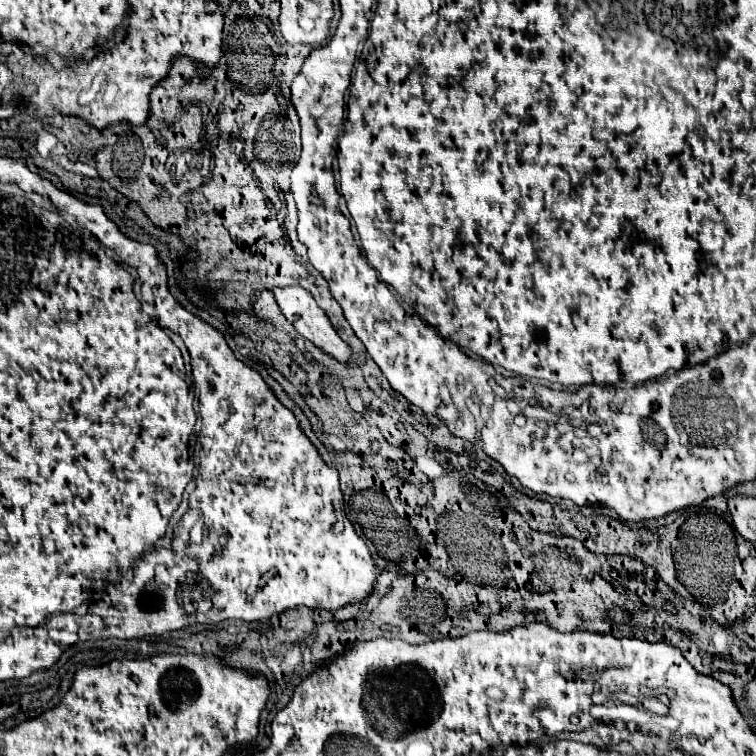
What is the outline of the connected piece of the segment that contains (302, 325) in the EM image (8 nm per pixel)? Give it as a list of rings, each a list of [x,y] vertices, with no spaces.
[[[283,287],[273,289],[273,295],[281,307],[281,313],[297,329],[297,333],[301,333],[329,357],[337,359],[343,365],[349,365],[351,349],[339,339],[327,315],[317,307],[315,299],[305,289]]]

